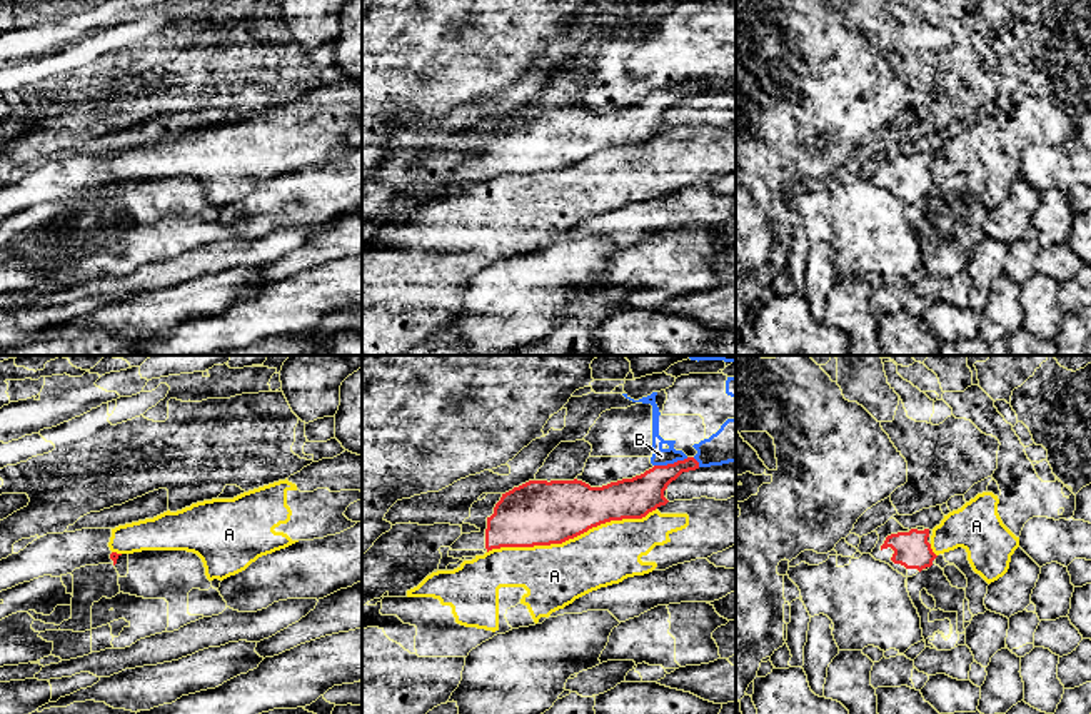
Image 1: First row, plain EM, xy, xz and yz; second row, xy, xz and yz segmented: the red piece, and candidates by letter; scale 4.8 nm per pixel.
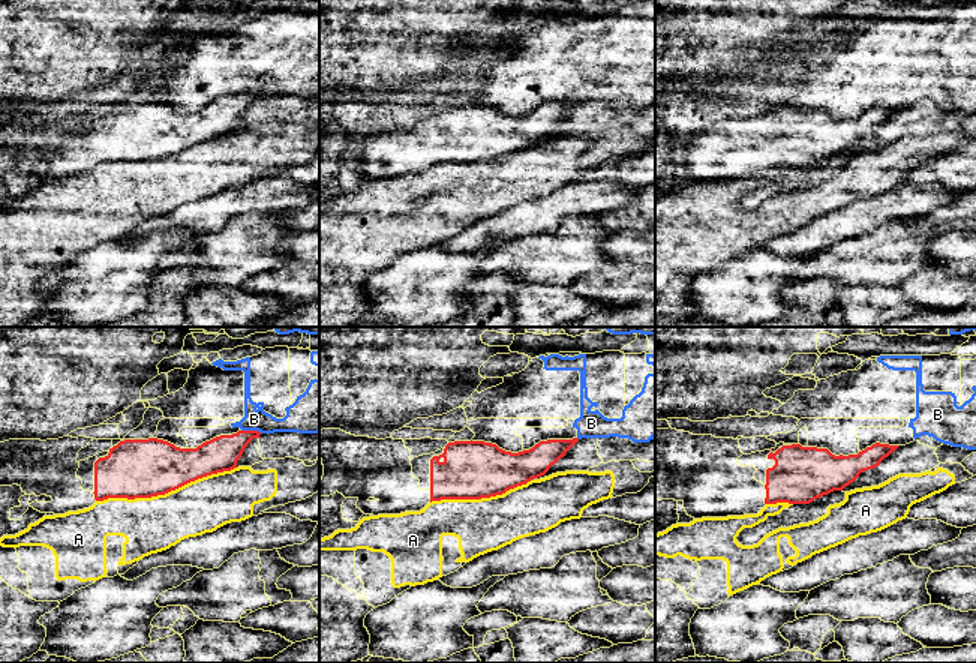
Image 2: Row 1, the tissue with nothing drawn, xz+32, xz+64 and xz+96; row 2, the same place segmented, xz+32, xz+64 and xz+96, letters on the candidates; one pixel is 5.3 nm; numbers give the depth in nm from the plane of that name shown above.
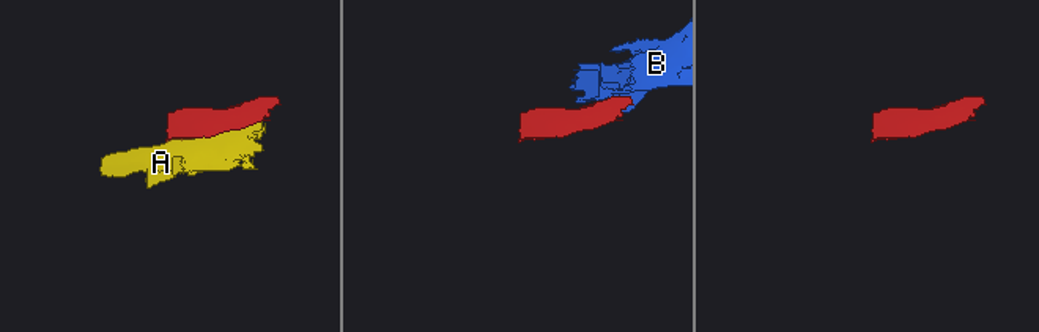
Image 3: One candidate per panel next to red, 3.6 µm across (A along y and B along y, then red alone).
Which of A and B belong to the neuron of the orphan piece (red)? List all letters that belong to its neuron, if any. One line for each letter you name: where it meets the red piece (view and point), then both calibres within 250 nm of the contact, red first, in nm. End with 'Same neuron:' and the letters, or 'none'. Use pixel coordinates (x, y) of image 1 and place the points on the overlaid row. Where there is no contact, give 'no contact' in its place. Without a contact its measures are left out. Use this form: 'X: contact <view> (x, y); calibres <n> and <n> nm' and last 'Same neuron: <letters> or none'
Same neuron: none

